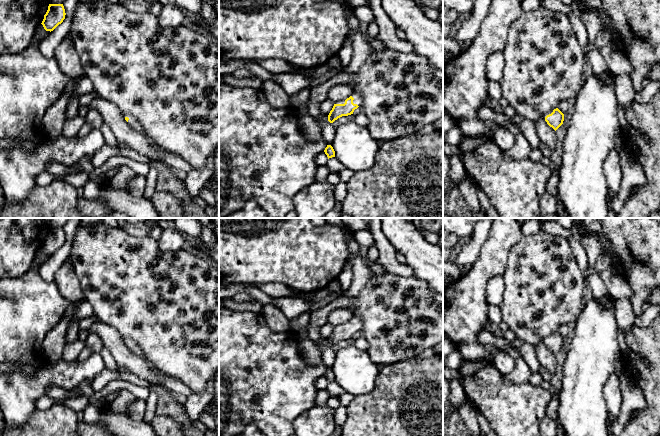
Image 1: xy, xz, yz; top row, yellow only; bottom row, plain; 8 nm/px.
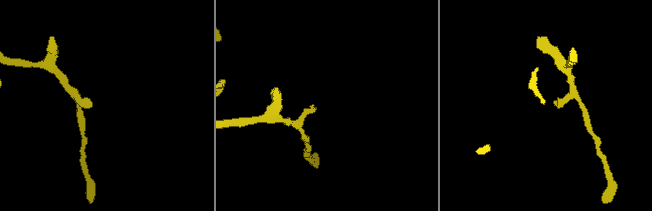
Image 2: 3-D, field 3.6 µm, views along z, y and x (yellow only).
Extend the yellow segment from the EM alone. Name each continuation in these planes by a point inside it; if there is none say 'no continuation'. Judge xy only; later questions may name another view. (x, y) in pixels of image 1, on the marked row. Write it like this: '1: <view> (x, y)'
1: xy (133, 122)

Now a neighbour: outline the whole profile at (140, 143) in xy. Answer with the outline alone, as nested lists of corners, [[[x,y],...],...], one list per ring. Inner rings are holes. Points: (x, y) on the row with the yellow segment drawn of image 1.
[[[102,97],[95,98],[88,106],[98,111],[104,122],[108,124],[118,141],[147,158],[150,161],[160,161],[167,164],[170,168],[189,172],[192,166],[180,156],[161,150],[145,135],[135,131],[125,120],[119,108]]]

